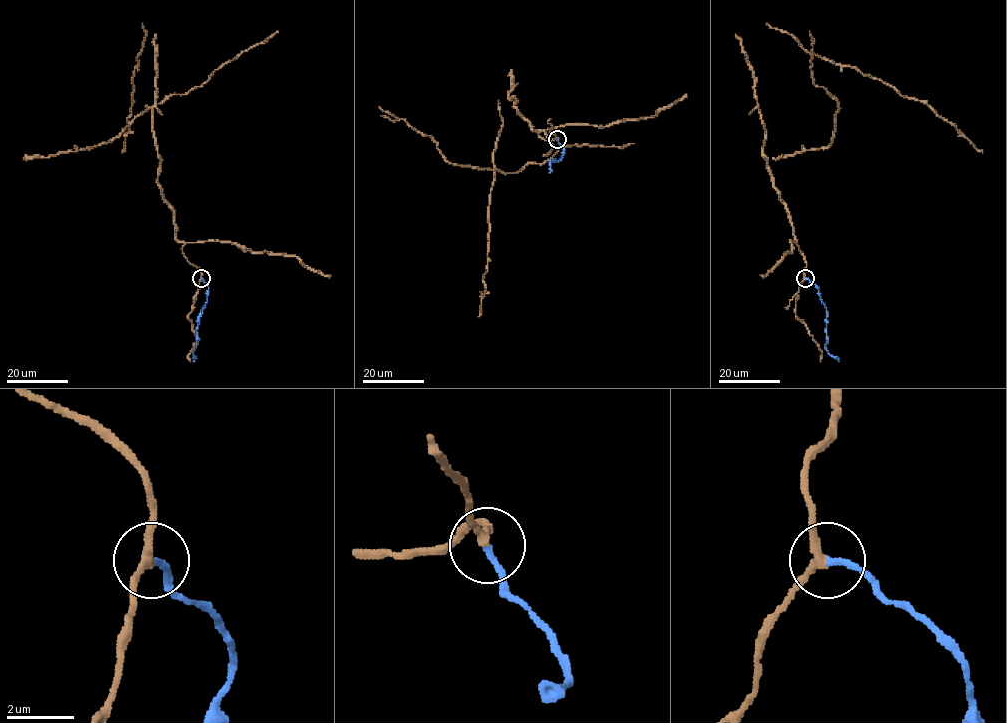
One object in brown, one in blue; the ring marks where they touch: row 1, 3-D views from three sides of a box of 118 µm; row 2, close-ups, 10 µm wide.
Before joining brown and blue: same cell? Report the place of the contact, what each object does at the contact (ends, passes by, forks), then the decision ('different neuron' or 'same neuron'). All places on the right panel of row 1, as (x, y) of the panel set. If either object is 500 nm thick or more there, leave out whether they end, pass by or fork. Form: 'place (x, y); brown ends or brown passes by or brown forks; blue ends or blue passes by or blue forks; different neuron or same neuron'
place (805, 278); brown passes by; blue ends; same neuron

